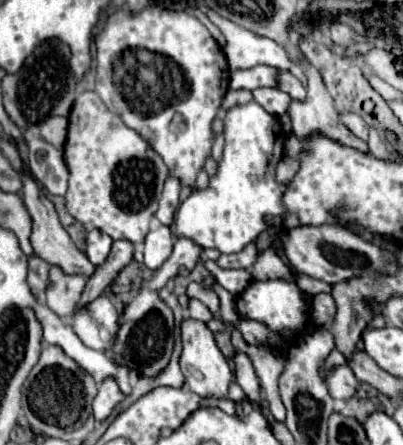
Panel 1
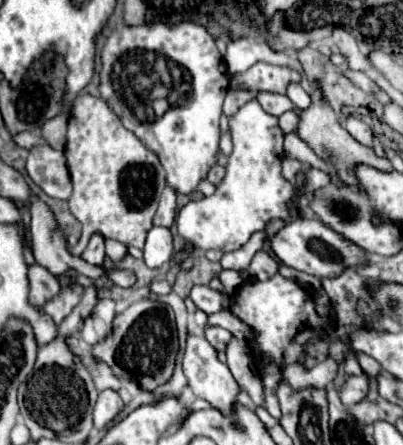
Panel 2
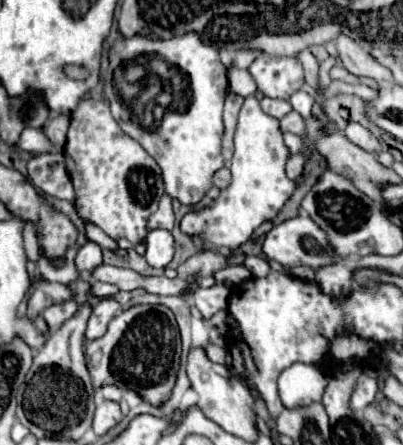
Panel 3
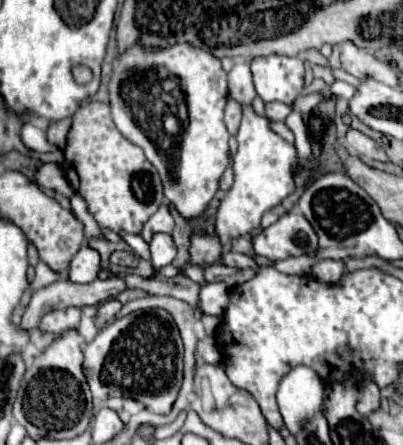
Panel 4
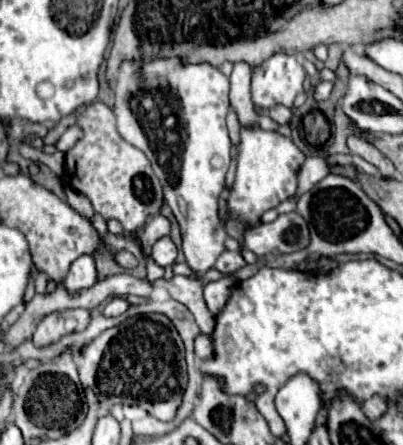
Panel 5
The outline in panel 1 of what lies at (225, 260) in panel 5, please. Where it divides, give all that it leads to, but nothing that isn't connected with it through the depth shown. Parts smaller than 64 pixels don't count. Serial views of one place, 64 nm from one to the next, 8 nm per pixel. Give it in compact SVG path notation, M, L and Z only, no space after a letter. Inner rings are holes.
M274 250L260 252L252 270L250 270L250 274L252 274L254 280L270 280L270 278L294 280L290 266Z

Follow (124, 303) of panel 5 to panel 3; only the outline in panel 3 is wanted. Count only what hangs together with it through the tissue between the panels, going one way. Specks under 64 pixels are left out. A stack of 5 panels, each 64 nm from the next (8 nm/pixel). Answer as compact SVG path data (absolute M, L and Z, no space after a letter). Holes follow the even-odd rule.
M104 298L98 302L98 306L92 310L92 316L88 320L88 330L86 330L86 338L94 340L100 338L104 334L104 328L108 326L108 322L116 316L120 304L114 298Z

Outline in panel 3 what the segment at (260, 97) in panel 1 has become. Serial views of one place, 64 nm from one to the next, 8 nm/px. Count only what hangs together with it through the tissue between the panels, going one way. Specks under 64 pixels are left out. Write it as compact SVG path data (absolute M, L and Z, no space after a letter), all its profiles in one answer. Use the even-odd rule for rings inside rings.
M262 98L260 106L262 106L262 110L264 110L268 116L274 116L276 120L284 118L284 116L292 110L290 102L286 102L286 100L272 100L272 98Z

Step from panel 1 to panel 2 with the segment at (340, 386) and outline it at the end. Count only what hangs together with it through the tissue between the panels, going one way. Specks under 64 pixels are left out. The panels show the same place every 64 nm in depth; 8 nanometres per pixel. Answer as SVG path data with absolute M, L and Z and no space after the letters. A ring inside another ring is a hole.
M360 374L360 376L352 376L352 380L348 380L348 384L344 384L344 388L340 388L340 398L344 400L346 408L352 408L354 404L360 404L370 392L370 378Z

